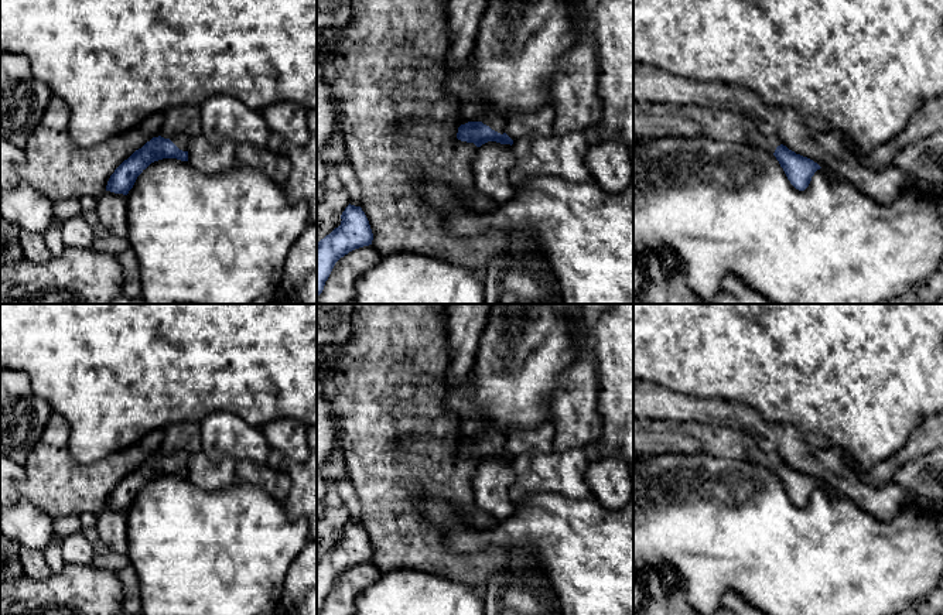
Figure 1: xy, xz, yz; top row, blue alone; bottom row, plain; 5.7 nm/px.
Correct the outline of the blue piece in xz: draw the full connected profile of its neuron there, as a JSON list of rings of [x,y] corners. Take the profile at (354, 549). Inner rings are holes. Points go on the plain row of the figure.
[[[349,520],[341,536],[341,541],[317,560],[317,614],[322,609],[335,580],[373,557],[369,537],[361,523]]]

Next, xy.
[[[178,450],[171,455],[153,454],[141,465],[136,467],[110,492],[106,508],[127,512],[137,493],[154,478],[177,475],[188,478],[188,452]]]

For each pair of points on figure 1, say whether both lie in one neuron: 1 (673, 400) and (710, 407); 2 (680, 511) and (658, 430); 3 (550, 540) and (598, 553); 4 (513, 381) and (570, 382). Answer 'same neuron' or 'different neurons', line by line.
1: same neuron
2: different neurons
3: same neuron
4: different neurons

